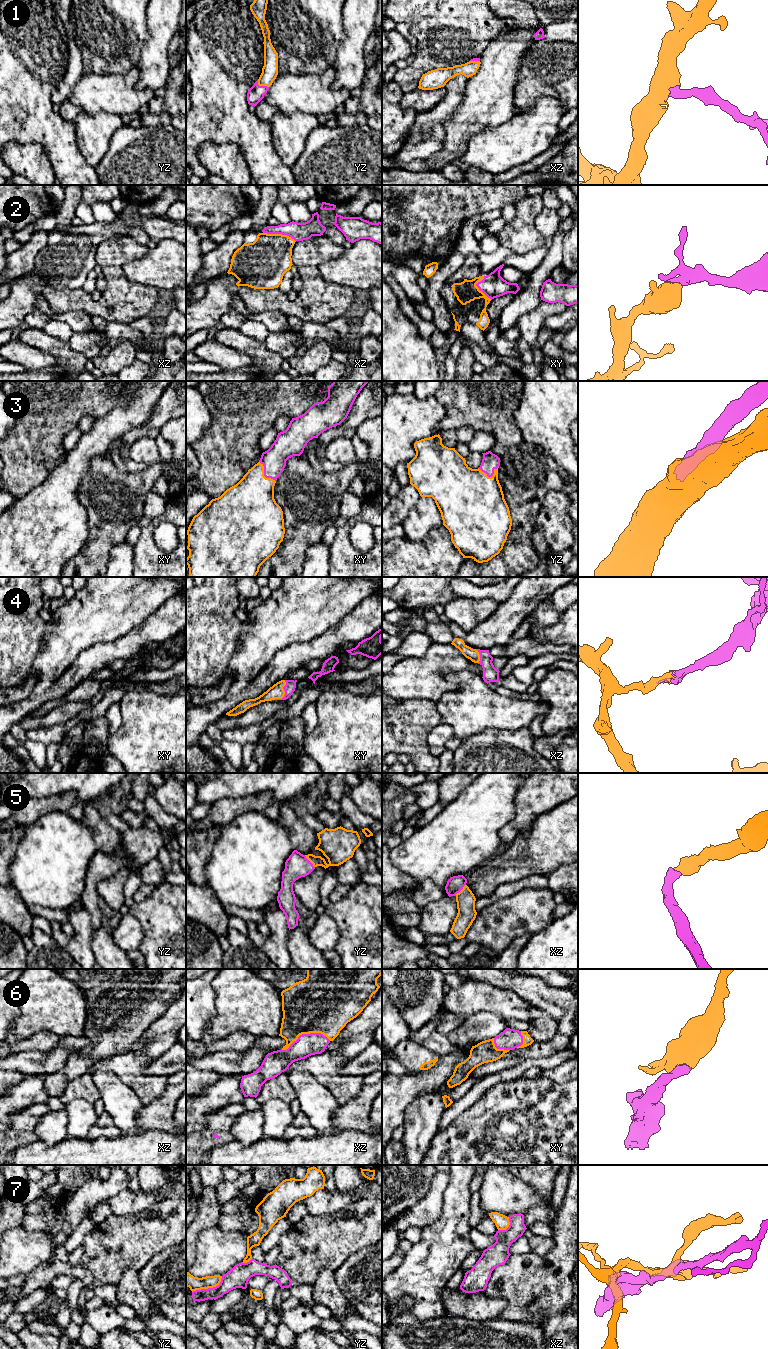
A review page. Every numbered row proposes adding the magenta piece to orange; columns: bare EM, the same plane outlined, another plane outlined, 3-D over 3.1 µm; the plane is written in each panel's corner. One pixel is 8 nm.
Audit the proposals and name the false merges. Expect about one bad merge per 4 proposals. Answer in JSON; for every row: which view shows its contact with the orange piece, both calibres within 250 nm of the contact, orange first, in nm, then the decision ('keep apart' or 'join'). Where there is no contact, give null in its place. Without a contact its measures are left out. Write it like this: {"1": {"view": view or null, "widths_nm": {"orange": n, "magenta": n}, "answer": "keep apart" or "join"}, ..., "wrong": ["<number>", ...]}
{"1": {"view": "yz", "widths_nm": {"orange": 130, "magenta": 130}, "answer": "join"}, "2": {"view": "xz", "widths_nm": {"orange": 360, "magenta": 140}, "answer": "join"}, "3": {"view": "xy", "widths_nm": {"orange": 380, "magenta": 190}, "answer": "join"}, "4": {"view": "xy", "widths_nm": {"orange": 110, "magenta": 90}, "answer": "join"}, "5": {"view": "yz", "widths_nm": {"orange": 260, "magenta": 190}, "answer": "join"}, "6": {"view": "xz", "widths_nm": {"orange": 460, "magenta": 180}, "answer": "join"}, "7": {"view": "yz", "widths_nm": {"orange": 110, "magenta": 170}, "answer": "keep apart"}, "wrong": ["7"]}

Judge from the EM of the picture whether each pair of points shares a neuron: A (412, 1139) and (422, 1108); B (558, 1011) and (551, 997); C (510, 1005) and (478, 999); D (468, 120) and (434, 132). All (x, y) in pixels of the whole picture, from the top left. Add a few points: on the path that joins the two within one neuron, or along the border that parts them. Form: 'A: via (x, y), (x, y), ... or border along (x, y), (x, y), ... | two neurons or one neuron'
A: via (419, 1131), (422, 1116) | one neuron
B: via (558, 1008), (558, 1004), (554, 1000) | one neuron
C: via (502, 1002), (488, 1002), (486, 1000) | one neuron
D: border along (456, 109), (444, 123), (443, 146), (437, 152) | two neurons

